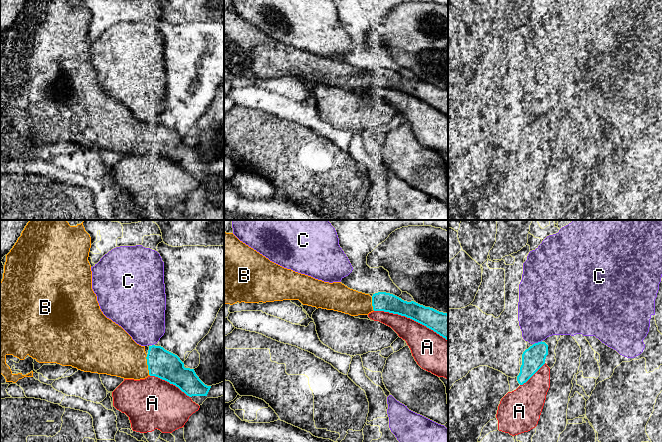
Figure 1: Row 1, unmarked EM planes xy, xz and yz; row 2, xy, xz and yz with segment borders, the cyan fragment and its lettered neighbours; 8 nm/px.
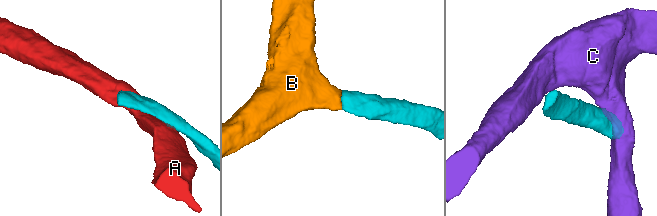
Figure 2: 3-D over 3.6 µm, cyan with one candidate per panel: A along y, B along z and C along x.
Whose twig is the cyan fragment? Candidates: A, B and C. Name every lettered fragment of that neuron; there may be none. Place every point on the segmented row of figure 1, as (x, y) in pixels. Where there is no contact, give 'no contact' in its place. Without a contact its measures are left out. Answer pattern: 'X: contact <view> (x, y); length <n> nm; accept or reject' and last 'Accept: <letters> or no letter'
A: contact xz (411, 318); length 650 nm; reject
B: contact xy (147, 364); length 180 nm; accept
C: contact yz (538, 342); length 60 nm; reject
Accept: B

